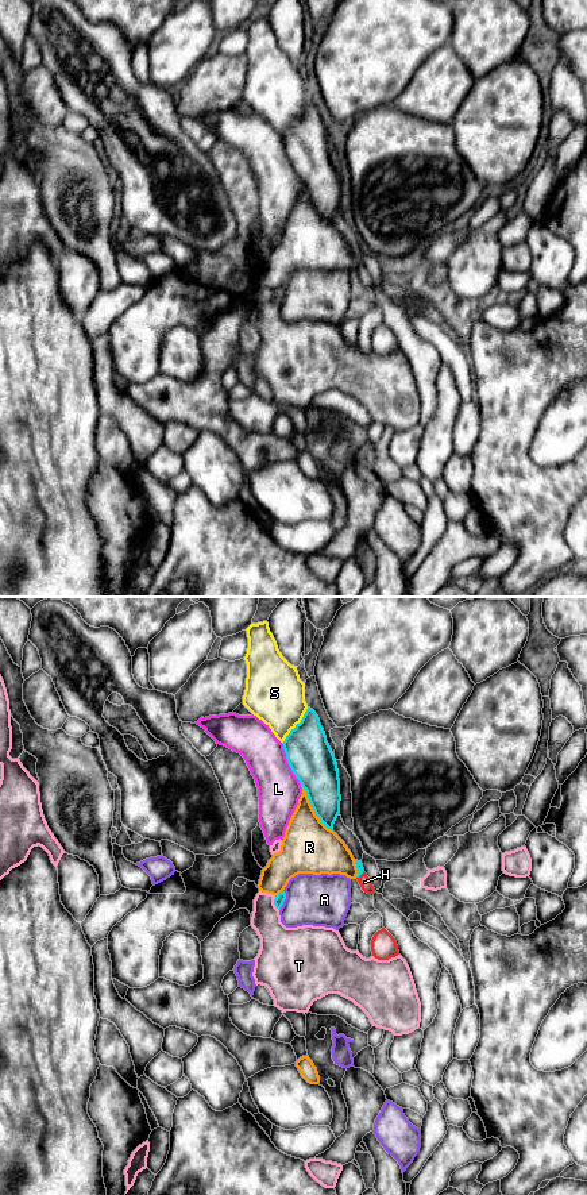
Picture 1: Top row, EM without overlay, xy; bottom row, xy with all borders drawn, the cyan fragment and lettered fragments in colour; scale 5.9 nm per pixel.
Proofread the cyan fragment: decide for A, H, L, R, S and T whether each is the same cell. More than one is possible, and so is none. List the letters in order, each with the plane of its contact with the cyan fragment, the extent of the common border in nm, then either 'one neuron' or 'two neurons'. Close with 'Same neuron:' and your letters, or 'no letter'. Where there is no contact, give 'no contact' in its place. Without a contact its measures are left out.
A: xy | 130 nm | two neurons
H: xy | 70 nm | one neuron
L: xy | 280 nm | two neurons
R: xy | 340 nm | two neurons
S: xy | 260 nm | two neurons
T: xy | 100 nm | two neurons
Same neuron: H

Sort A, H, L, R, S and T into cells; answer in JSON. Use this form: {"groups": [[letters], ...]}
{"groups": [["A"], ["H"], ["L"], ["R"], ["S"], ["T"]]}

